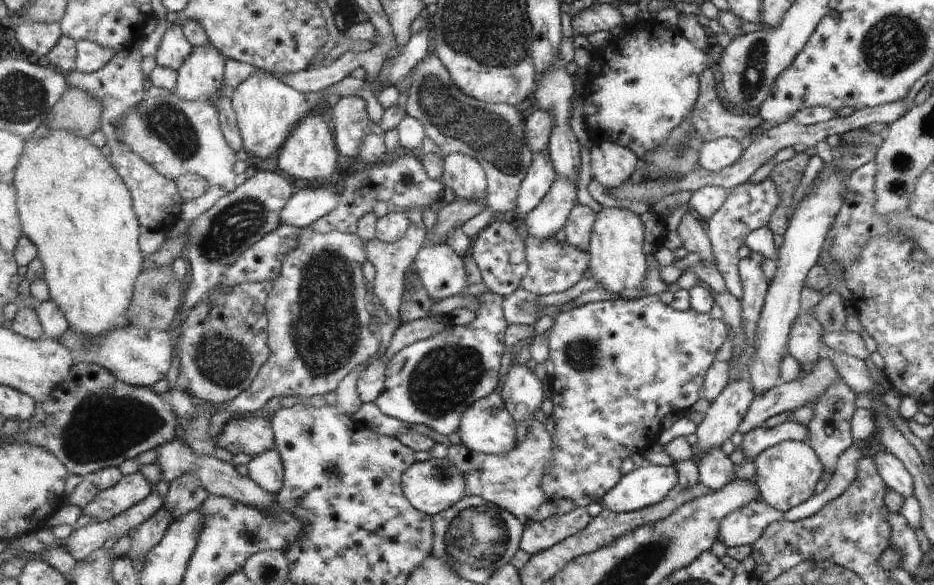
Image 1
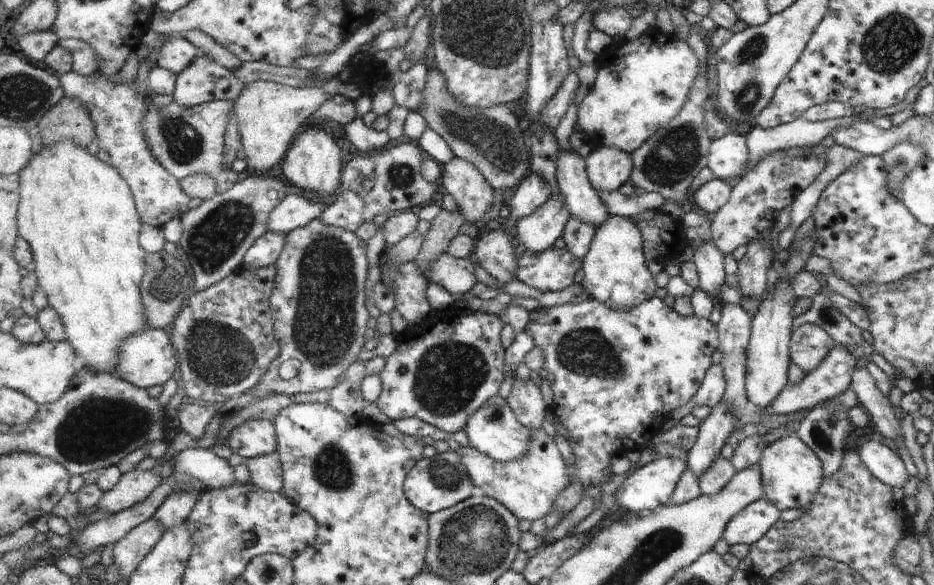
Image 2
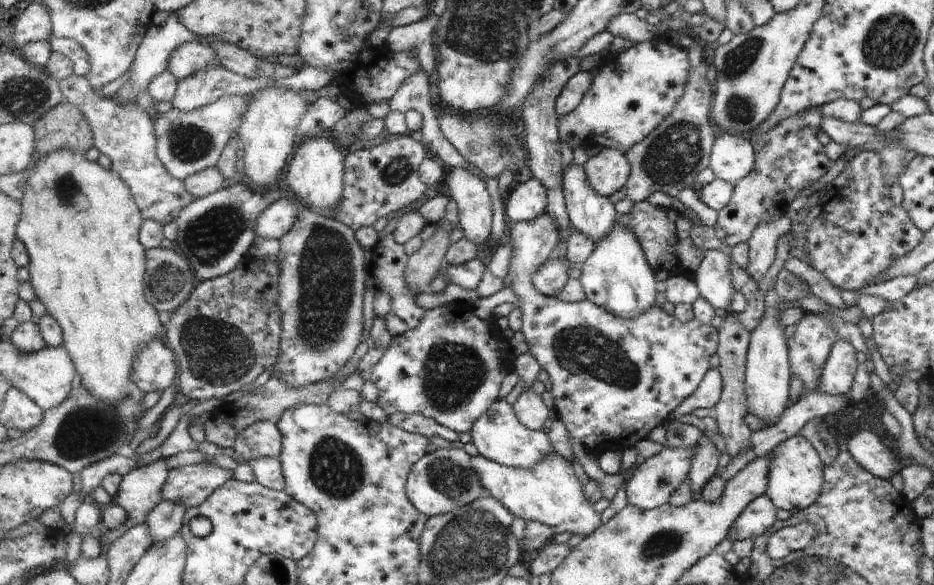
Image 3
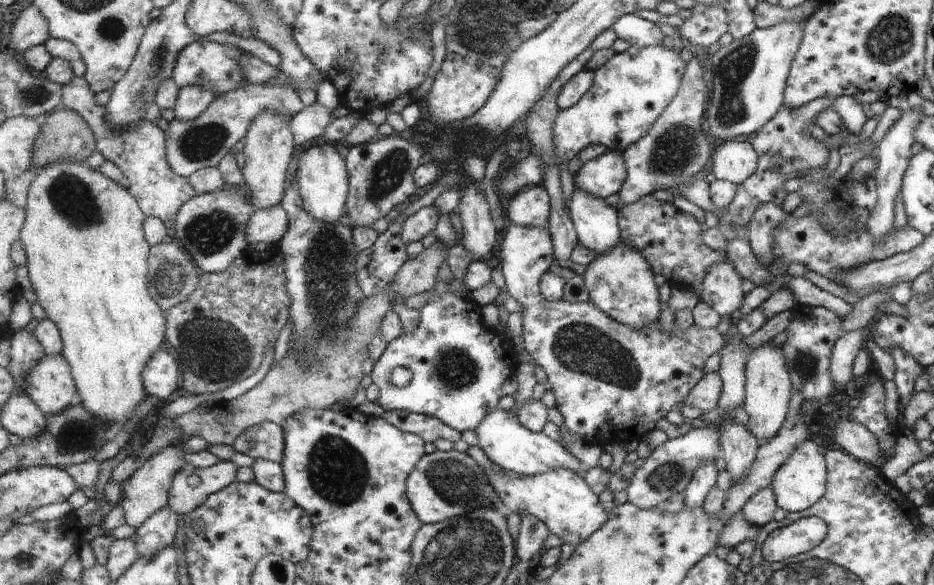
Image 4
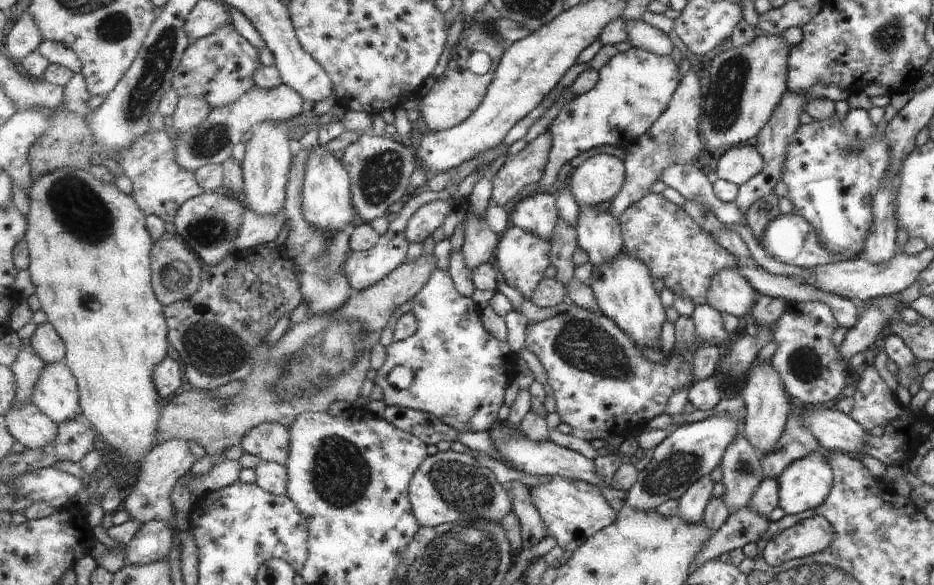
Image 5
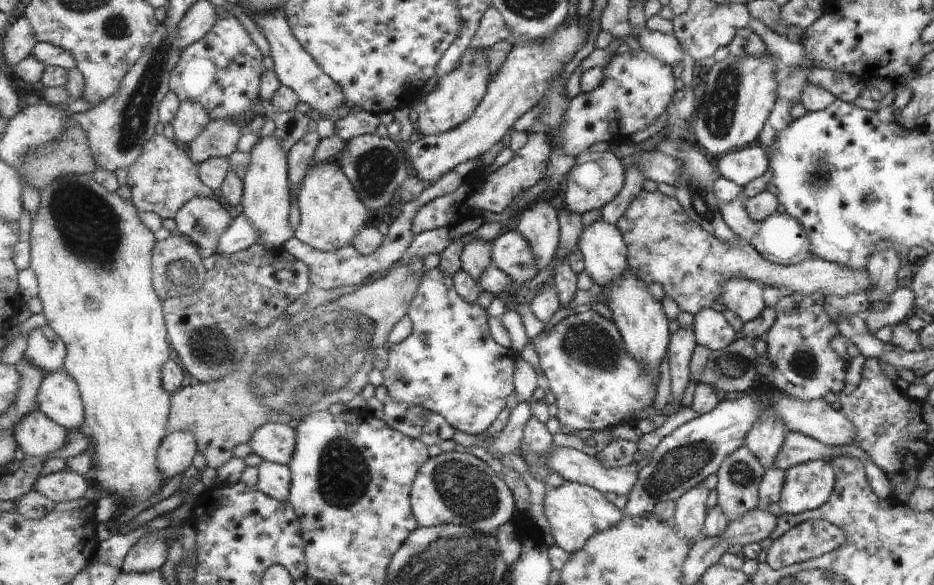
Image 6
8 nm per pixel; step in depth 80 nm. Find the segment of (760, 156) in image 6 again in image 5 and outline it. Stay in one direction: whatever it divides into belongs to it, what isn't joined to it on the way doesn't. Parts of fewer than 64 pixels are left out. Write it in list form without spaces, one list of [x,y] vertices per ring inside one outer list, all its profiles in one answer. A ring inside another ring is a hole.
[[[737,145],[725,150],[718,160],[716,176],[740,187],[757,176],[762,169],[762,157],[753,146]]]

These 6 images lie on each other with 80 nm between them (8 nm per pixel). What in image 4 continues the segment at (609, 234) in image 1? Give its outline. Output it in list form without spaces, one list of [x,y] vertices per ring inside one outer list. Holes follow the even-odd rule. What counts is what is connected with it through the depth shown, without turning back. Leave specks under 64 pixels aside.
[[[621,240],[621,243],[597,255],[596,259],[586,266],[583,278],[591,302],[620,323],[642,329],[658,321],[661,316],[659,302],[662,298],[655,284],[655,275],[650,262],[647,262],[647,259],[636,248]]]

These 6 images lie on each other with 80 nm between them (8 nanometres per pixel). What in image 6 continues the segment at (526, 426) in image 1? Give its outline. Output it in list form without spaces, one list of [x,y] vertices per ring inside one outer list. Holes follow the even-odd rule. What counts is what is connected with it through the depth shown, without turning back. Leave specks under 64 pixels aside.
[[[564,481],[558,487],[546,487],[543,503],[555,544],[571,554],[583,550],[591,537],[617,526],[625,516],[622,509],[605,498],[605,493],[592,486],[573,481]]]

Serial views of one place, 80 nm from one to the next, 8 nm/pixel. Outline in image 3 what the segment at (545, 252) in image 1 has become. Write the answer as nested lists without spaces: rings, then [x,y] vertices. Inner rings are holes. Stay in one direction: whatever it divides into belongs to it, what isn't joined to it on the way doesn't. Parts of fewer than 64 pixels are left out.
[[[566,258],[549,259],[544,262],[544,265],[536,272],[534,276],[535,286],[548,297],[555,297],[567,286],[571,280],[569,278],[569,268],[575,266]]]

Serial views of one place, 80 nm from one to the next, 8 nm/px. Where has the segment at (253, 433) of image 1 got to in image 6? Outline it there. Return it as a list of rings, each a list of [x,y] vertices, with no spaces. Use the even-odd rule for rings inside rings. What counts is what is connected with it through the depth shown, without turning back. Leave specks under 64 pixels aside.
[[[267,423],[254,432],[248,443],[253,452],[265,461],[290,466],[297,449],[298,432],[283,423]]]

